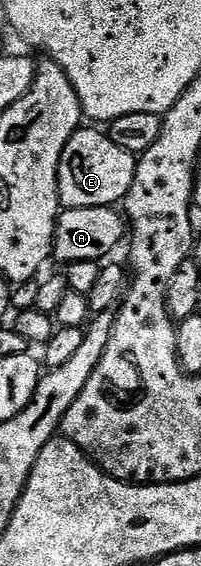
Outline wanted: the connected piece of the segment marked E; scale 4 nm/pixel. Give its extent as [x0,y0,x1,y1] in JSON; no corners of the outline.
[58,129,137,207]

